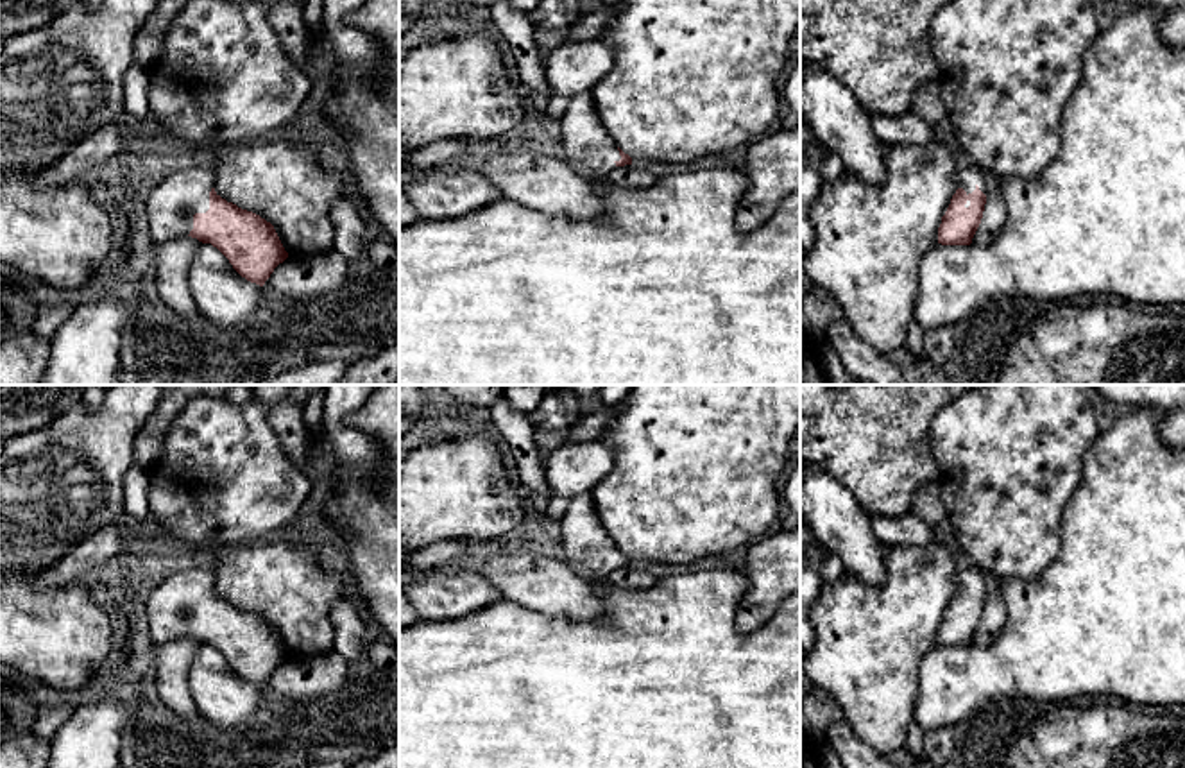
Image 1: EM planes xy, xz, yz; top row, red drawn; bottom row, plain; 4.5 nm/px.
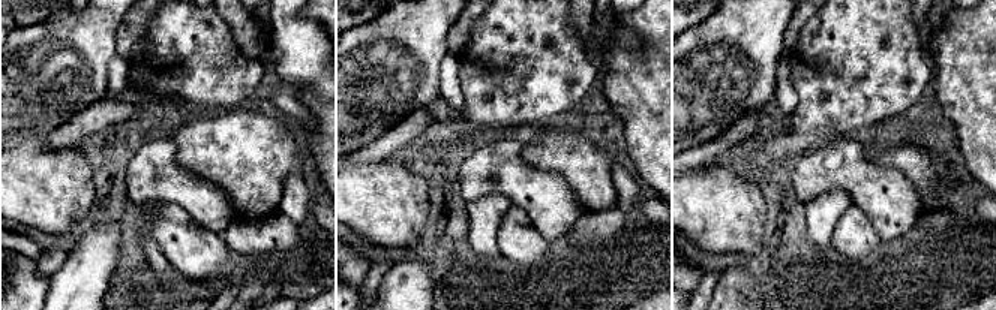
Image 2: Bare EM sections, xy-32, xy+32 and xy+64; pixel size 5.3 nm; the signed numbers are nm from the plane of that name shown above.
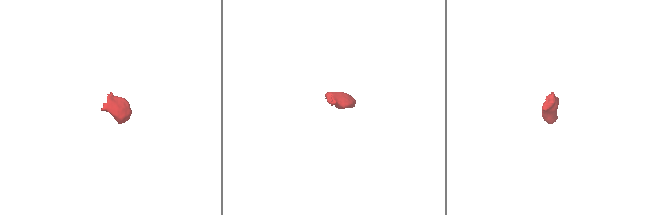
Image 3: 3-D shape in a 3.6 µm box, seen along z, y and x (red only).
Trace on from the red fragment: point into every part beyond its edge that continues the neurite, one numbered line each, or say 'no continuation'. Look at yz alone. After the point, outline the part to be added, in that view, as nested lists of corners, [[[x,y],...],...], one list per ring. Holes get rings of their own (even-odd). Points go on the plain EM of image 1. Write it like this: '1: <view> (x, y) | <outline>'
1: yz (967, 579) | [[[976,566],[958,569],[956,585],[958,589],[963,589],[967,596],[972,594],[976,589],[979,589],[986,596],[985,573]]]

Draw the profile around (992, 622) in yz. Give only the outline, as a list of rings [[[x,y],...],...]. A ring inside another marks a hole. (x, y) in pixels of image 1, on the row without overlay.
[[[985,575],[986,584],[986,605],[981,625],[972,639],[970,646],[988,646],[999,636],[1004,625],[1004,602],[1001,596],[1001,578],[995,575]]]

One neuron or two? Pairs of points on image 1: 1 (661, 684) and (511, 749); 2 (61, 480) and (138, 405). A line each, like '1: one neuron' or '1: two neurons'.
1: one neuron
2: one neuron

